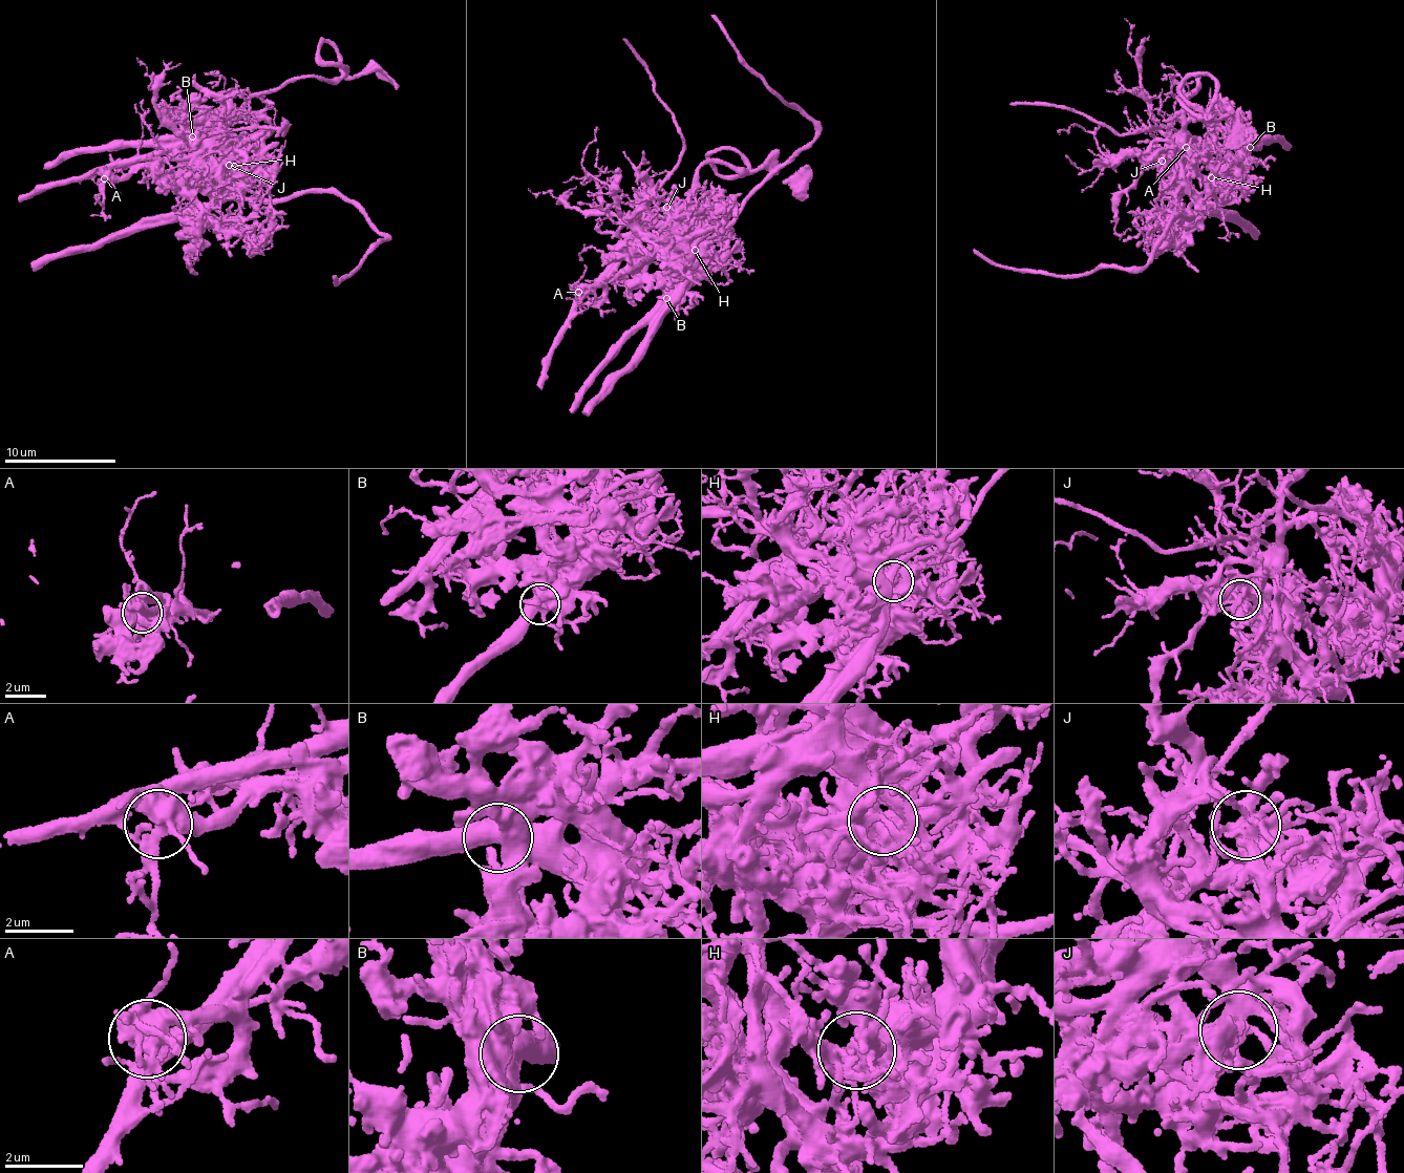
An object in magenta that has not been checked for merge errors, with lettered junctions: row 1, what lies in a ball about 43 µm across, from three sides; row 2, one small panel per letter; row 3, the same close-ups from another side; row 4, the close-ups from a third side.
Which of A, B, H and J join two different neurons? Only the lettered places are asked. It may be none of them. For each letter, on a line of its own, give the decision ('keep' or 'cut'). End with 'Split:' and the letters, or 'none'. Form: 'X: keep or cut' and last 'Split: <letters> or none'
A: keep
B: keep
H: cut
J: cut
Split: H, J

